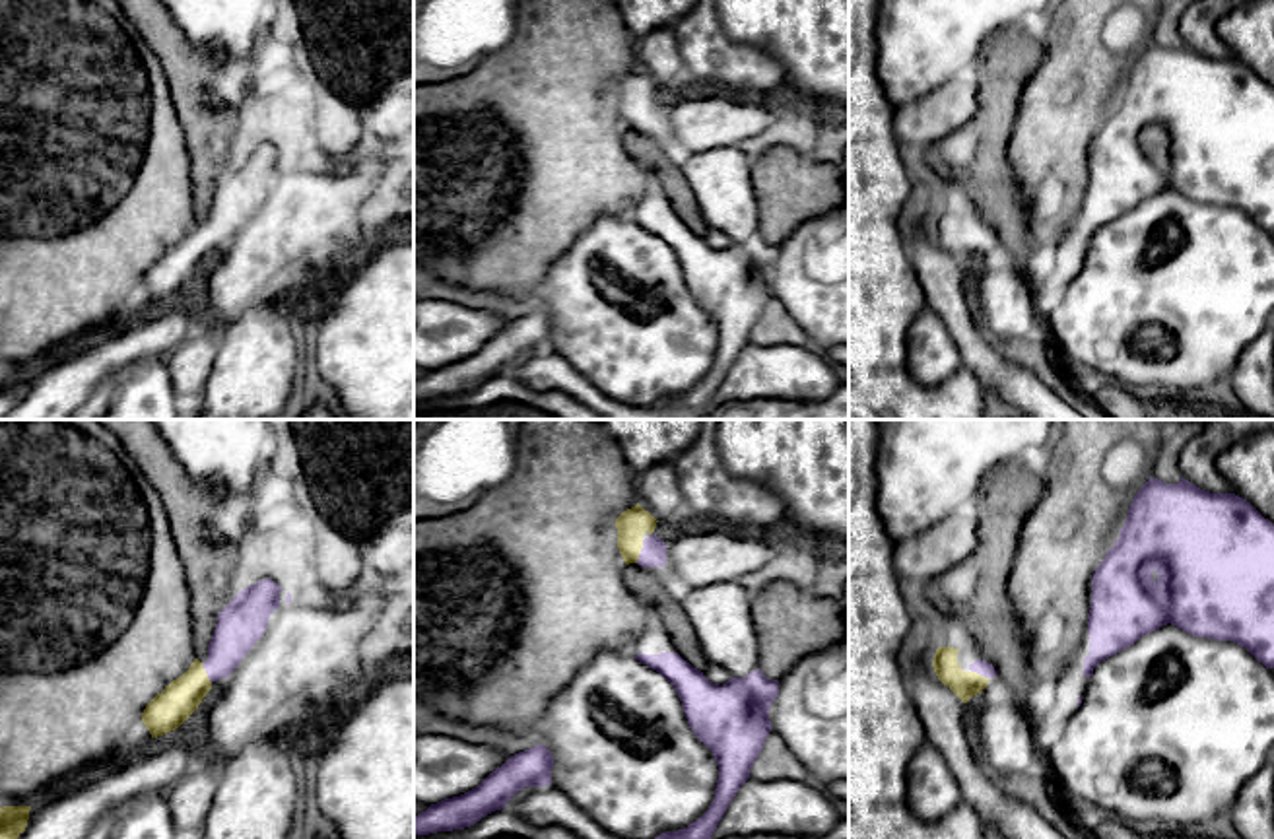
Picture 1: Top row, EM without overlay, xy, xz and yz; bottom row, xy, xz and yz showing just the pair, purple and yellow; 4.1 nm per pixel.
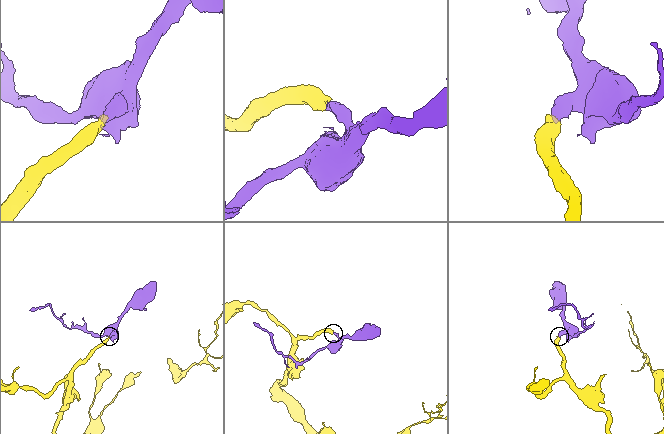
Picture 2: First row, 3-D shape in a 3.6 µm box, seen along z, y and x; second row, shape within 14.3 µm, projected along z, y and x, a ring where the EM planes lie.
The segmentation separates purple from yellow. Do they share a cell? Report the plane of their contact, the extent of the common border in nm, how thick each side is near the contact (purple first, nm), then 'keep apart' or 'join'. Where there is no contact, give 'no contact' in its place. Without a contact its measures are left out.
contact in xz; length 100 nm; calibres 110 and 120 nm; join

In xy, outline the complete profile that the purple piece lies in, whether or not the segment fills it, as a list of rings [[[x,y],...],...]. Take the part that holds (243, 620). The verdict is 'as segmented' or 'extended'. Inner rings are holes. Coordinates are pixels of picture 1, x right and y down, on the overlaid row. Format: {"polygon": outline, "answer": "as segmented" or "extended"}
{"polygon": [[[272,579],[258,581],[239,590],[218,614],[208,660],[202,664],[194,658],[183,676],[146,705],[142,722],[151,738],[179,728],[198,709],[212,684],[237,668],[266,631],[270,614],[280,608],[280,590]]], "answer": "extended"}

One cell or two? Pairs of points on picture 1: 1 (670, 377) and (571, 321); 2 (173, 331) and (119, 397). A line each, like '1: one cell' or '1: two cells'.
1: one cell
2: two cells

